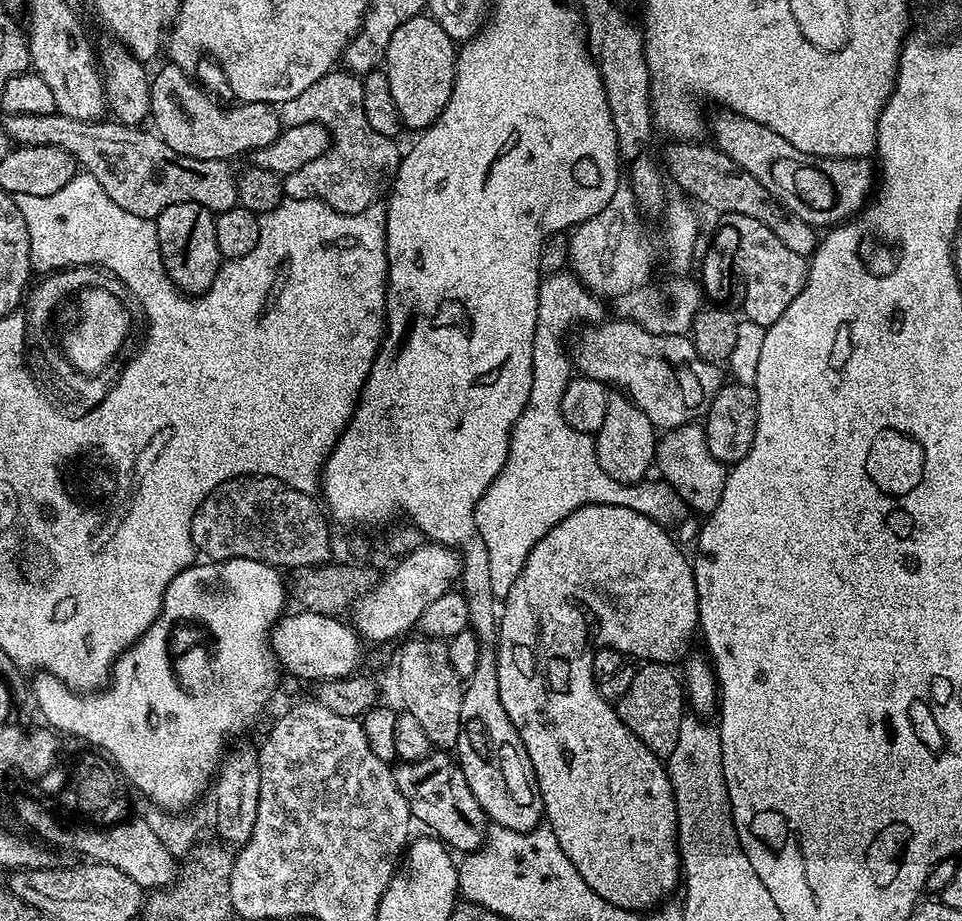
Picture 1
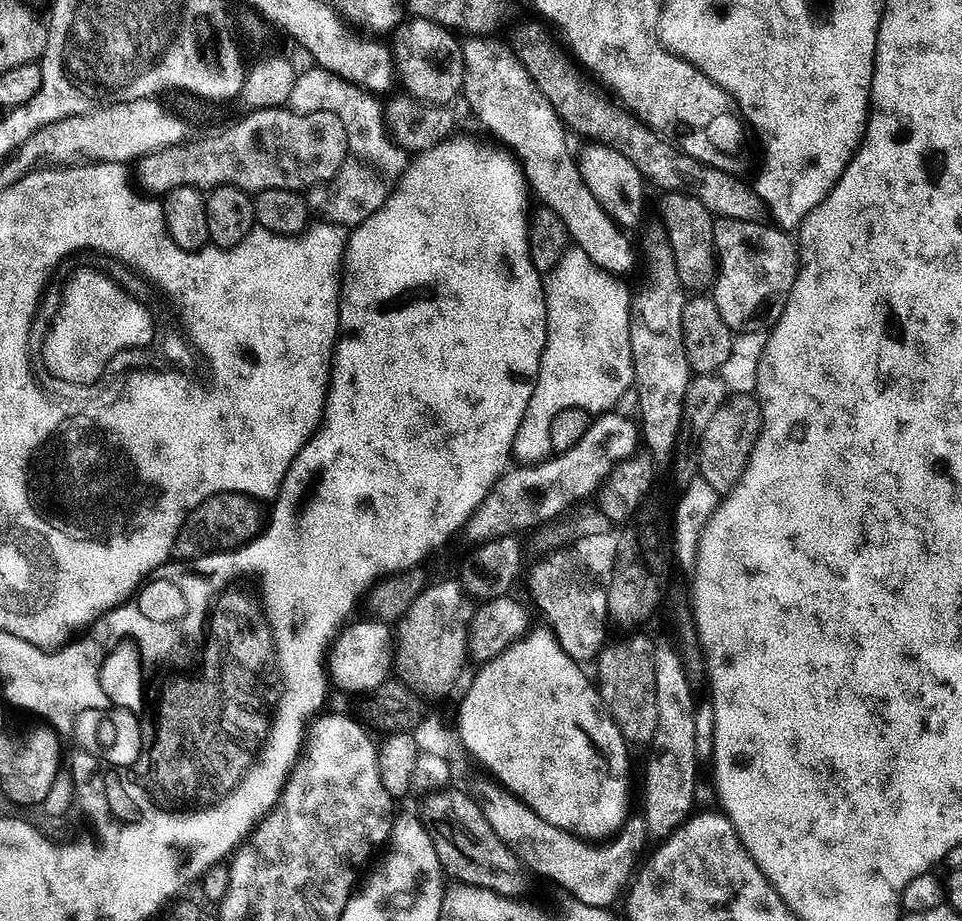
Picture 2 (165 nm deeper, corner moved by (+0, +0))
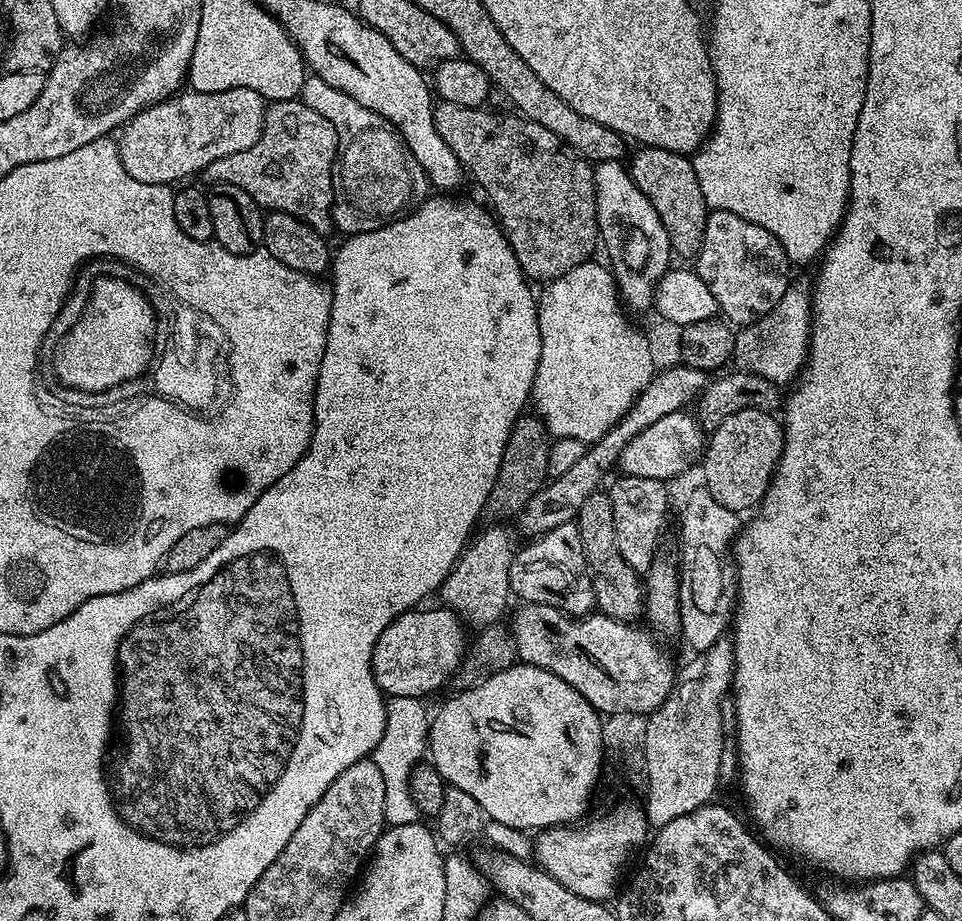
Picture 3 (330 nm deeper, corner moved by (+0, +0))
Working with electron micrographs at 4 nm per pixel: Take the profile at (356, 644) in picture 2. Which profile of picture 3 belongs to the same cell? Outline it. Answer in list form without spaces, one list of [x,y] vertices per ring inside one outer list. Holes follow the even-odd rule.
[[[447,606],[429,612],[413,610],[402,613],[374,646],[372,673],[380,691],[389,696],[418,696],[428,698],[431,692],[447,685],[466,655],[464,628],[460,617]]]

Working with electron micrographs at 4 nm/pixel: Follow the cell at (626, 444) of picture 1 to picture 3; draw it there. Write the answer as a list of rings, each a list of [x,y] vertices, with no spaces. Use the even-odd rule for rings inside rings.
[[[621,475],[619,479],[620,481],[610,488],[614,506],[614,534],[618,534],[618,550],[622,550],[622,558],[630,562],[635,572],[644,574],[654,562],[661,547],[660,535],[663,534],[664,523],[668,520],[669,485],[654,478]]]

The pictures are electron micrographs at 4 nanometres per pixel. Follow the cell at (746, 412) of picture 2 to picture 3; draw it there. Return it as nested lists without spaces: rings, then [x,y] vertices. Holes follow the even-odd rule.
[[[743,408],[738,414],[730,414],[719,426],[711,429],[706,440],[702,457],[704,464],[703,487],[716,501],[722,502],[726,510],[744,514],[747,508],[755,509],[763,501],[768,487],[772,485],[772,476],[776,473],[776,463],[784,452],[784,425],[771,412],[763,412],[761,408]]]

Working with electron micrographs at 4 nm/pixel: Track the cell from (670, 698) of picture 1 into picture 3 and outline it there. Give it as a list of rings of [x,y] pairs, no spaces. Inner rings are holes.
[[[597,490],[582,502],[582,510],[574,521],[582,538],[582,554],[588,563],[588,577],[596,599],[595,611],[623,624],[637,623],[644,616],[644,586],[641,573],[635,572],[618,550],[618,534],[614,534],[614,506],[607,491]]]

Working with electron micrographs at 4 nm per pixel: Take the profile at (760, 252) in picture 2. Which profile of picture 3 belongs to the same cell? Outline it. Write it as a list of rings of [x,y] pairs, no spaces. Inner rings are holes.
[[[730,210],[709,211],[700,253],[694,257],[694,271],[710,286],[719,315],[736,326],[753,325],[769,315],[781,301],[790,279],[790,261],[782,242],[762,226],[730,214]]]

